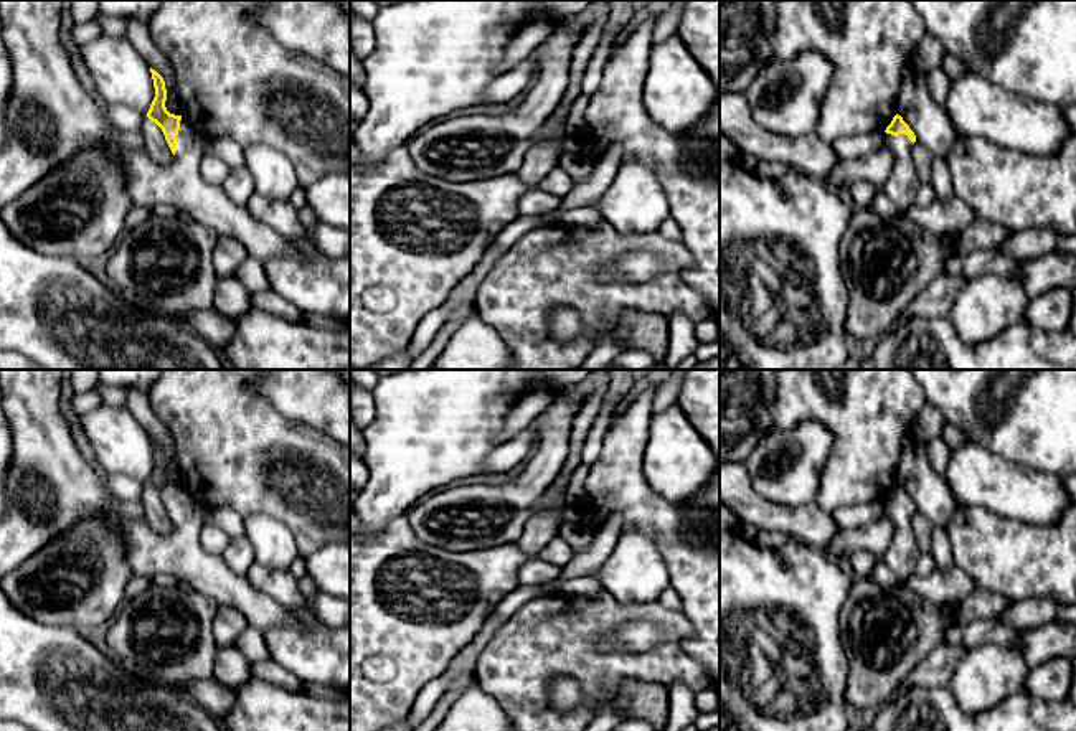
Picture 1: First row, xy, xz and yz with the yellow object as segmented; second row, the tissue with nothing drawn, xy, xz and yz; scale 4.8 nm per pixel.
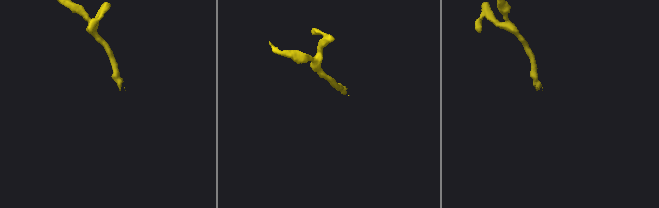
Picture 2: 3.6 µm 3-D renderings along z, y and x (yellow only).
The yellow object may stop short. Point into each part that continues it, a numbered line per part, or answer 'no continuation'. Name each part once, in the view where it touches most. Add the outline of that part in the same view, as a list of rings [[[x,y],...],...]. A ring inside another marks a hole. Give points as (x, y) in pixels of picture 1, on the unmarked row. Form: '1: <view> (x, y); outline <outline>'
1: xy (50, 485); outline [[[0,370],[2,406],[13,434],[13,460],[7,469],[7,505],[0,516],[0,579],[31,558],[53,538],[68,531],[84,515],[104,520],[119,536],[134,576],[173,574],[183,586],[200,591],[219,606],[234,609],[251,627],[267,632],[295,622],[269,594],[234,574],[221,556],[205,551],[200,531],[205,508],[185,488],[180,490],[177,521],[168,533],[153,531],[145,515],[129,516],[111,500],[101,470],[78,450],[69,424],[59,408],[63,370]]]

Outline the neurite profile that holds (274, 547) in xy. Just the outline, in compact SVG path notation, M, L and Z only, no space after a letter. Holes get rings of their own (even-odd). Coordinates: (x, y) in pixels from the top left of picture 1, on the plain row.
M259 513L244 518L244 536L254 549L254 563L272 571L289 571L289 566L299 558L292 531L269 515Z

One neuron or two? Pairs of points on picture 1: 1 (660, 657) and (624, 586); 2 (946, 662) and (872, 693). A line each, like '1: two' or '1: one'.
1: two
2: one

